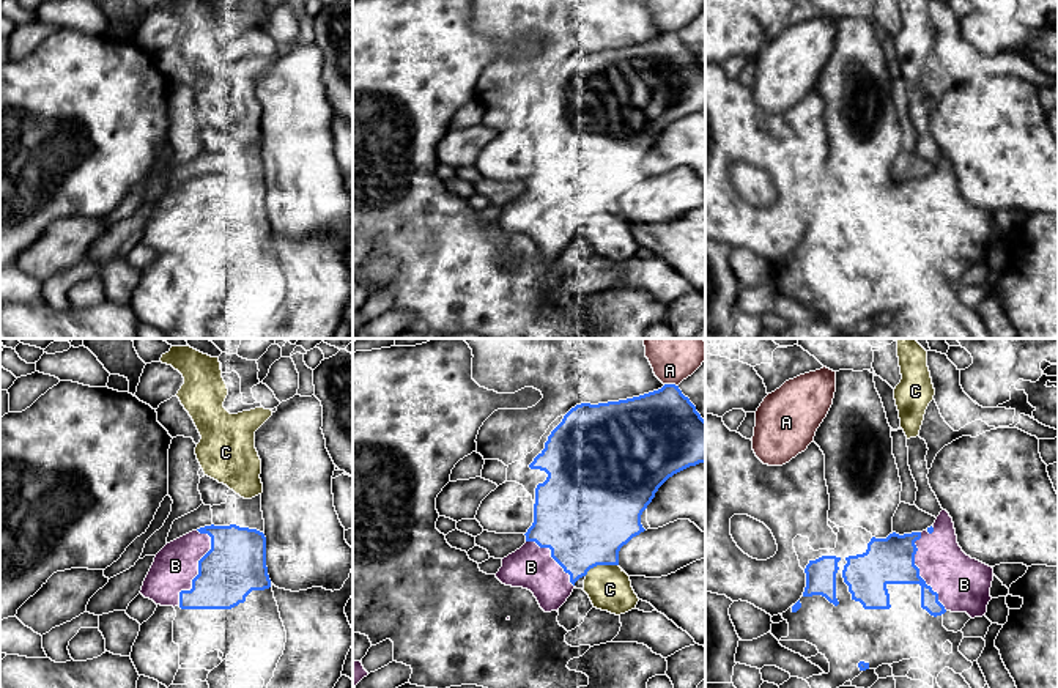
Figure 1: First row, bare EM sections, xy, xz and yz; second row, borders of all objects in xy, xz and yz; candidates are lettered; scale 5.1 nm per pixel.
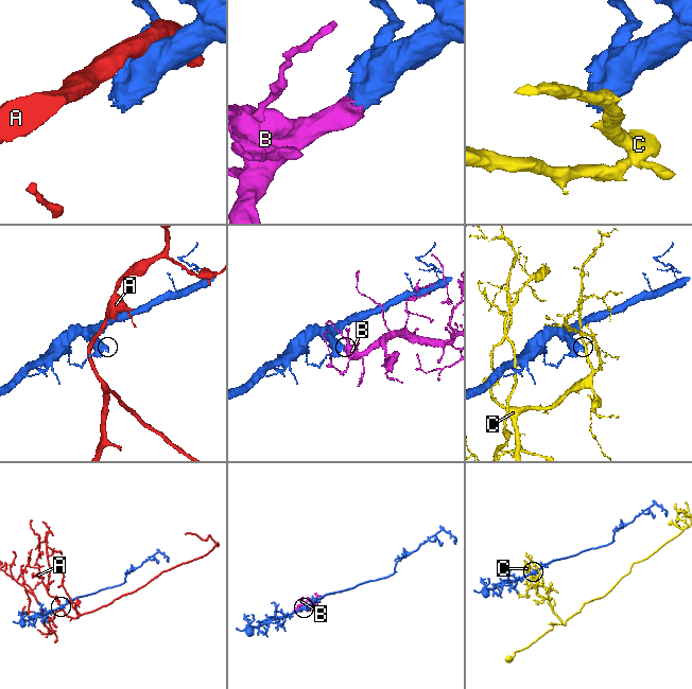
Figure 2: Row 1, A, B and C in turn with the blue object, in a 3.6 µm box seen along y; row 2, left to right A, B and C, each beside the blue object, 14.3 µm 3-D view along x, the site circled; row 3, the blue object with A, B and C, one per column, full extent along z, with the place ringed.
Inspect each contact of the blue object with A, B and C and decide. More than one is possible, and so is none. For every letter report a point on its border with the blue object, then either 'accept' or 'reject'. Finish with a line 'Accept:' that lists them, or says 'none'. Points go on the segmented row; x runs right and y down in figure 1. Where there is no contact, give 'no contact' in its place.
A: xz (671, 384) | reject
B: xy (199, 569) | accept
C: xz (600, 564) | reject
Accept: B

